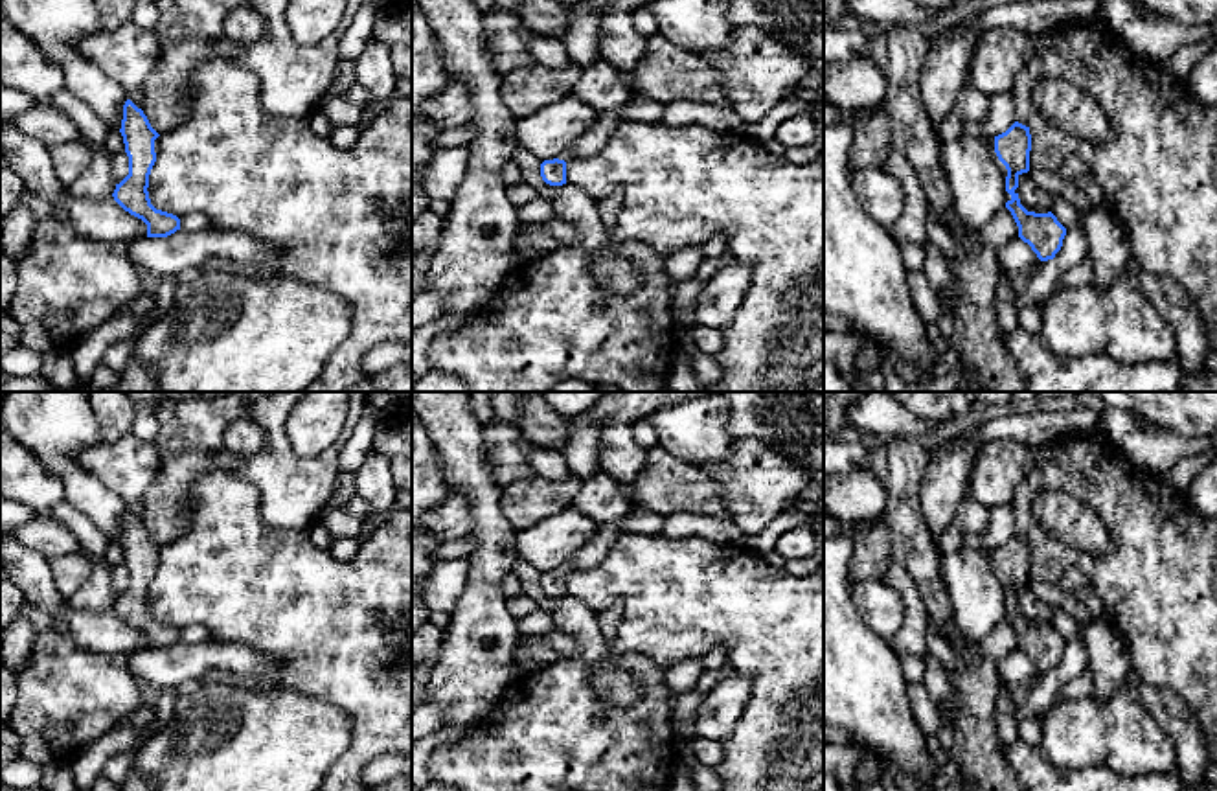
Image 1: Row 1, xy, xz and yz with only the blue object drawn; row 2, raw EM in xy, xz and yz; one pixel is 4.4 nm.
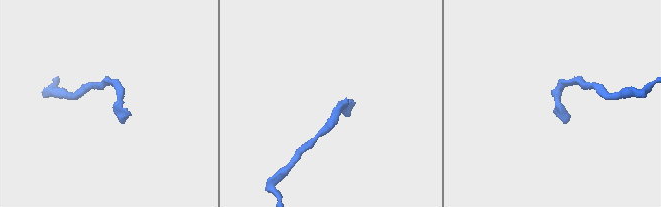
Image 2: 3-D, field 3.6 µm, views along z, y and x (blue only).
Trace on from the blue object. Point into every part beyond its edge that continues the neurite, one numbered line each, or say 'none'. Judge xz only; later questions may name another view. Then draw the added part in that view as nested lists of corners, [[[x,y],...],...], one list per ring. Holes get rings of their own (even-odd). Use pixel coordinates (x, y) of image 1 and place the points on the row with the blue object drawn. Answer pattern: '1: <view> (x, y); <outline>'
1: xz (594, 140); [[[607,110],[601,112],[596,125],[583,136],[575,140],[572,147],[568,147],[563,155],[559,155],[559,160],[564,160],[566,164],[575,156],[592,156],[605,149],[610,134],[616,131],[616,127],[627,121],[621,118],[618,110]]]

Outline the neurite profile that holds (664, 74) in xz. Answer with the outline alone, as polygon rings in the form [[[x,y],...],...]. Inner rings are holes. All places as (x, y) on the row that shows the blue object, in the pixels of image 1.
[[[660,31],[647,37],[647,48],[634,72],[623,74],[634,96],[664,107],[691,99],[726,107],[721,74],[700,55],[680,50]]]

